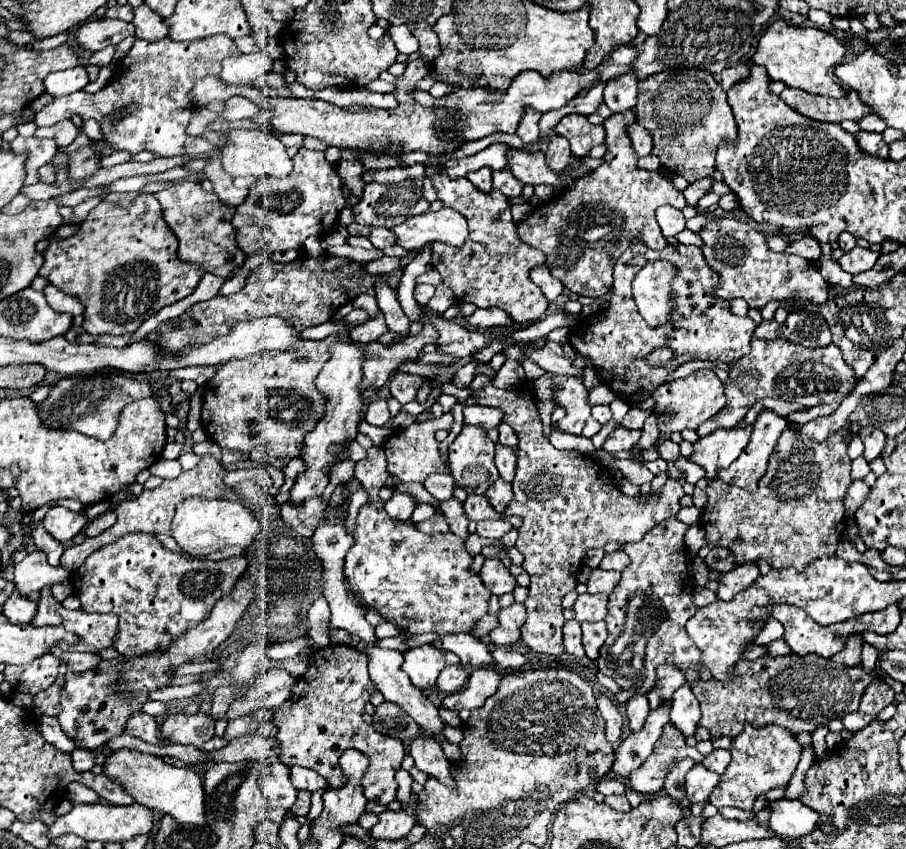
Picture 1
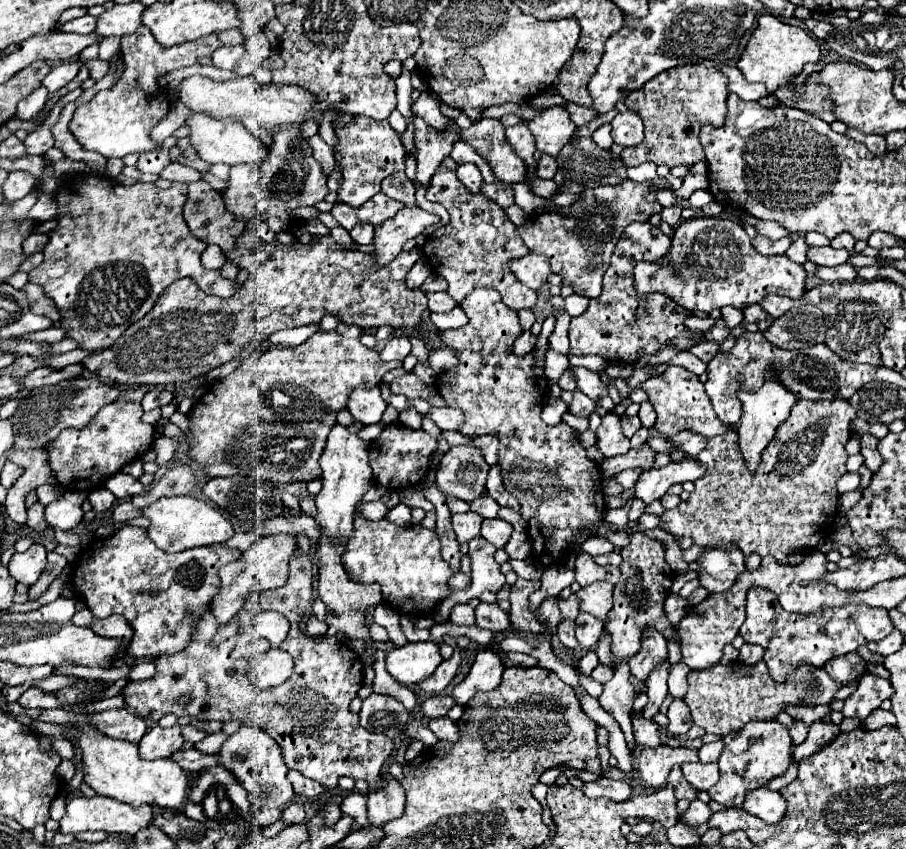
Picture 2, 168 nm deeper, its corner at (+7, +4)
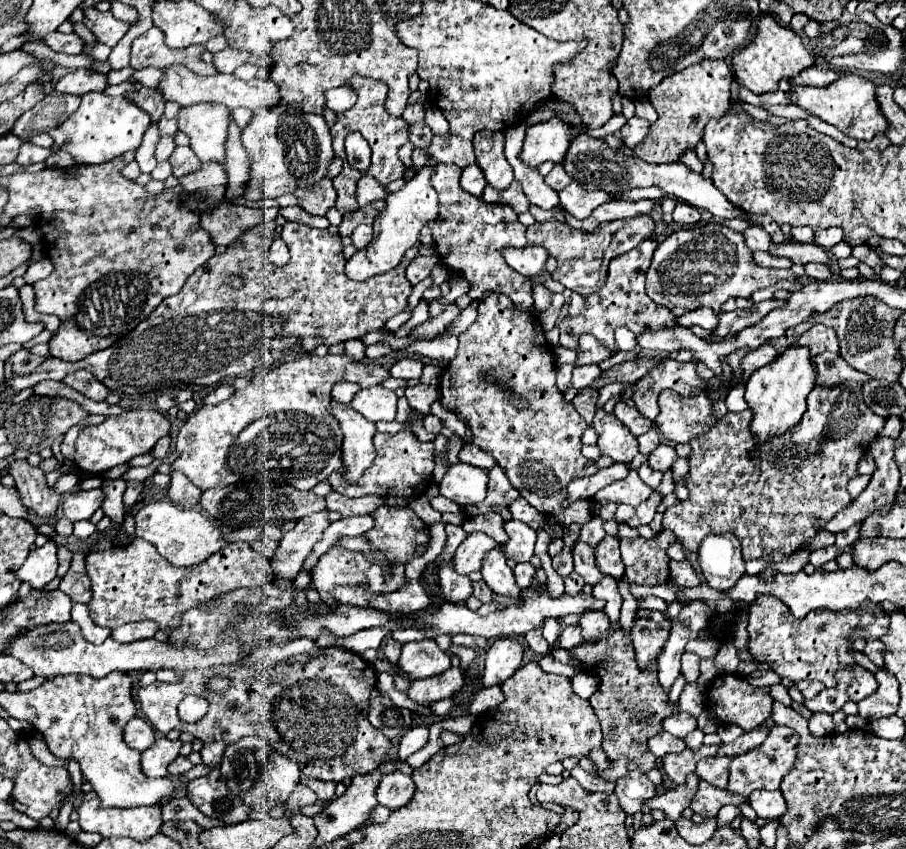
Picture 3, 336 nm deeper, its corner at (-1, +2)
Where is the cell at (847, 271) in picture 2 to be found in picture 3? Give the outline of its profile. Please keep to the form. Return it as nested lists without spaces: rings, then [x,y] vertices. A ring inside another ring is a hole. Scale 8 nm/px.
[[[806,263],[804,269],[806,269],[806,275],[808,275],[810,279],[816,279],[816,281],[834,279],[832,271],[830,271],[826,265],[822,265],[822,263]]]

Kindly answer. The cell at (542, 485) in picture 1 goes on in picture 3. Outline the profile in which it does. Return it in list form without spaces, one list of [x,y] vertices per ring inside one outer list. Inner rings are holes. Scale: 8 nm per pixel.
[[[492,293],[484,303],[480,303],[476,321],[460,335],[458,355],[442,371],[440,401],[458,419],[468,421],[468,425],[474,433],[474,445],[480,447],[482,451],[490,453],[496,459],[496,463],[506,471],[510,483],[520,491],[520,495],[532,507],[536,507],[548,519],[554,519],[556,523],[560,523],[564,527],[568,527],[572,523],[584,525],[592,519],[592,515],[588,511],[588,505],[592,503],[592,499],[574,501],[574,503],[570,503],[568,509],[560,507],[560,503],[566,499],[566,485],[576,477],[594,475],[598,469],[596,469],[594,461],[586,459],[580,451],[582,449],[580,439],[588,425],[578,415],[578,411],[570,403],[564,401],[564,395],[558,391],[554,355],[546,343],[542,325],[530,311],[514,309],[514,303],[502,293]],[[498,381],[506,381],[510,385],[512,393],[516,393],[518,397],[522,397],[530,403],[530,409],[524,409],[524,411],[514,409],[508,403],[510,395],[504,389],[500,389]]]

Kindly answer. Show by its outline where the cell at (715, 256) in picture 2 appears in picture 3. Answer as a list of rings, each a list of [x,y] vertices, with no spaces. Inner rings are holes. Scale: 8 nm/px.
[[[708,223],[694,229],[674,231],[658,245],[646,273],[646,291],[654,303],[668,307],[676,317],[682,317],[686,311],[702,305],[708,305],[718,313],[720,305],[730,297],[748,299],[754,291],[770,287],[782,279],[796,281],[796,275],[790,269],[756,265],[752,251],[746,247],[740,233],[718,223]]]

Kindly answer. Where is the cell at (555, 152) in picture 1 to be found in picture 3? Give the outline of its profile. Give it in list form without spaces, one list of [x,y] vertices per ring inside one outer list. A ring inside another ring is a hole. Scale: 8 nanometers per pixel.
[[[554,165],[554,169],[544,177],[546,185],[550,185],[554,191],[562,191],[564,187],[568,187],[572,183],[572,179],[566,175],[562,165]]]

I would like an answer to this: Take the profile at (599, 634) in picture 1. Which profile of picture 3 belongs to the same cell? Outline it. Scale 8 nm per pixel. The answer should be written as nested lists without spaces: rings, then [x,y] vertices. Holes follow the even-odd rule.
[[[592,611],[592,613],[584,613],[584,615],[580,617],[578,625],[580,625],[582,637],[584,637],[586,641],[596,641],[596,639],[600,639],[600,637],[608,631],[610,621],[608,621],[606,613],[602,613],[602,611],[596,611],[596,613],[594,613],[594,611]]]

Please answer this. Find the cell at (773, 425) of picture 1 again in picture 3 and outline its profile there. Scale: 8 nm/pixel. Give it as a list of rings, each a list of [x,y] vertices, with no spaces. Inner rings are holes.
[[[790,347],[772,363],[760,367],[746,385],[746,403],[754,411],[750,431],[758,443],[764,443],[776,435],[786,433],[802,419],[806,411],[806,397],[816,385],[816,369],[812,365],[810,349]]]

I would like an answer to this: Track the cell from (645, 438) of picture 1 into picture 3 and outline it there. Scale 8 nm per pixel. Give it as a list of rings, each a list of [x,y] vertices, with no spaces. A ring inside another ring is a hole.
[[[664,359],[658,365],[654,365],[646,377],[642,377],[636,383],[632,401],[636,403],[636,409],[644,417],[652,419],[658,415],[656,399],[664,389],[673,390],[682,397],[688,398],[704,393],[706,385],[708,381],[696,373],[696,363]]]

